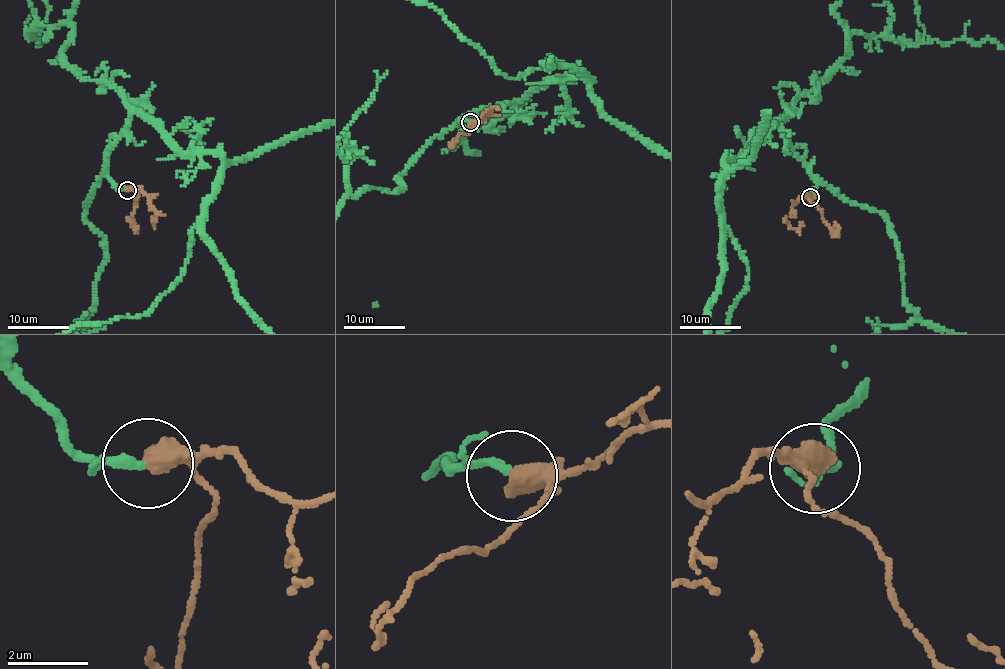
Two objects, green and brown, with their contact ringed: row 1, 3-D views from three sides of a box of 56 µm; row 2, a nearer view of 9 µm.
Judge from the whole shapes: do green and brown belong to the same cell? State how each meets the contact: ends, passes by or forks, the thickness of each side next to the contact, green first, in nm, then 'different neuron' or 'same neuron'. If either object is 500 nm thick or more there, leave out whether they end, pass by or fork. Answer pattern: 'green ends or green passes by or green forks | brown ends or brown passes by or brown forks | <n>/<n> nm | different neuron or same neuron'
green passes by | brown passes by | 150/420 nm | same neuron

